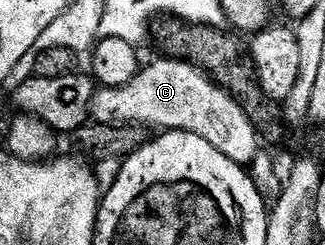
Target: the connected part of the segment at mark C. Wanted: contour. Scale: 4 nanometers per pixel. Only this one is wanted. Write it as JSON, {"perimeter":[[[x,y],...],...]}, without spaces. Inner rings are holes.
{"perimeter":[[[165,58],[166,60],[154,60],[150,65],[139,67],[138,72],[123,88],[107,88],[99,91],[92,101],[92,116],[97,123],[125,126],[128,124],[155,124],[158,130],[171,132],[191,132],[204,142],[216,146],[220,154],[232,158],[238,164],[246,166],[253,161],[259,151],[258,140],[260,133],[254,123],[248,118],[248,114],[238,103],[230,97],[218,84],[214,83],[201,68],[195,68],[193,64],[177,58]]]}

